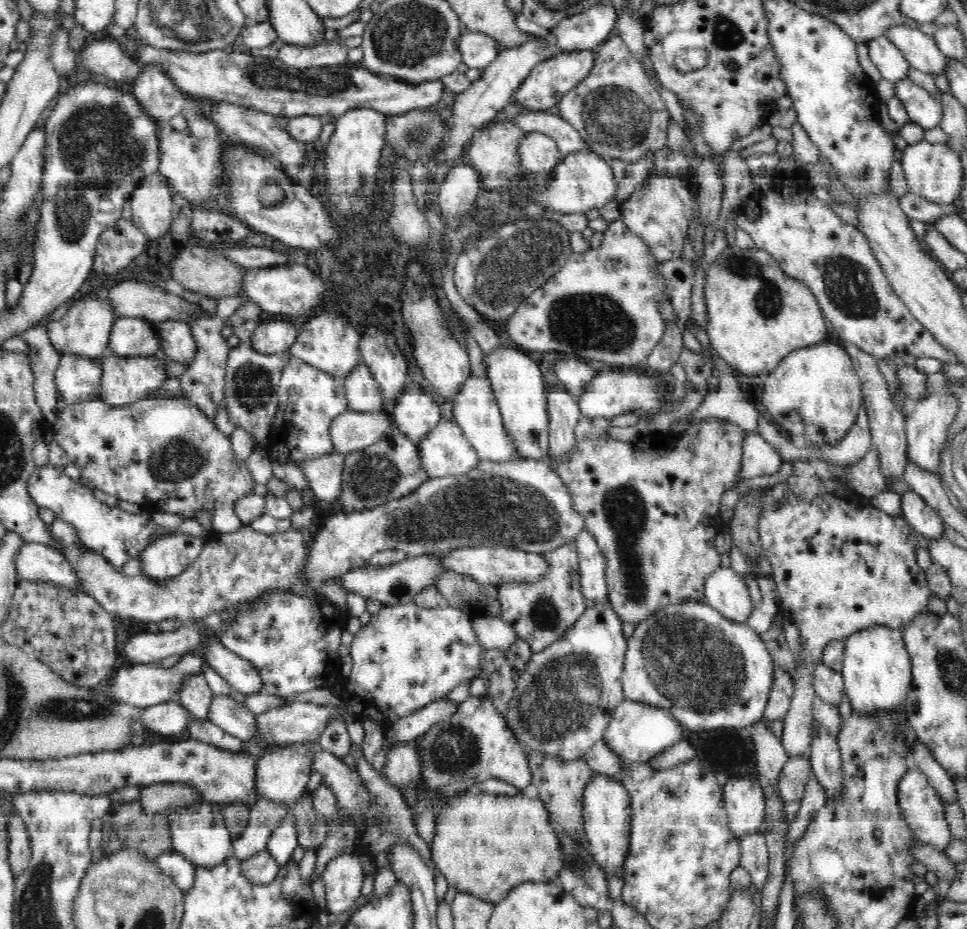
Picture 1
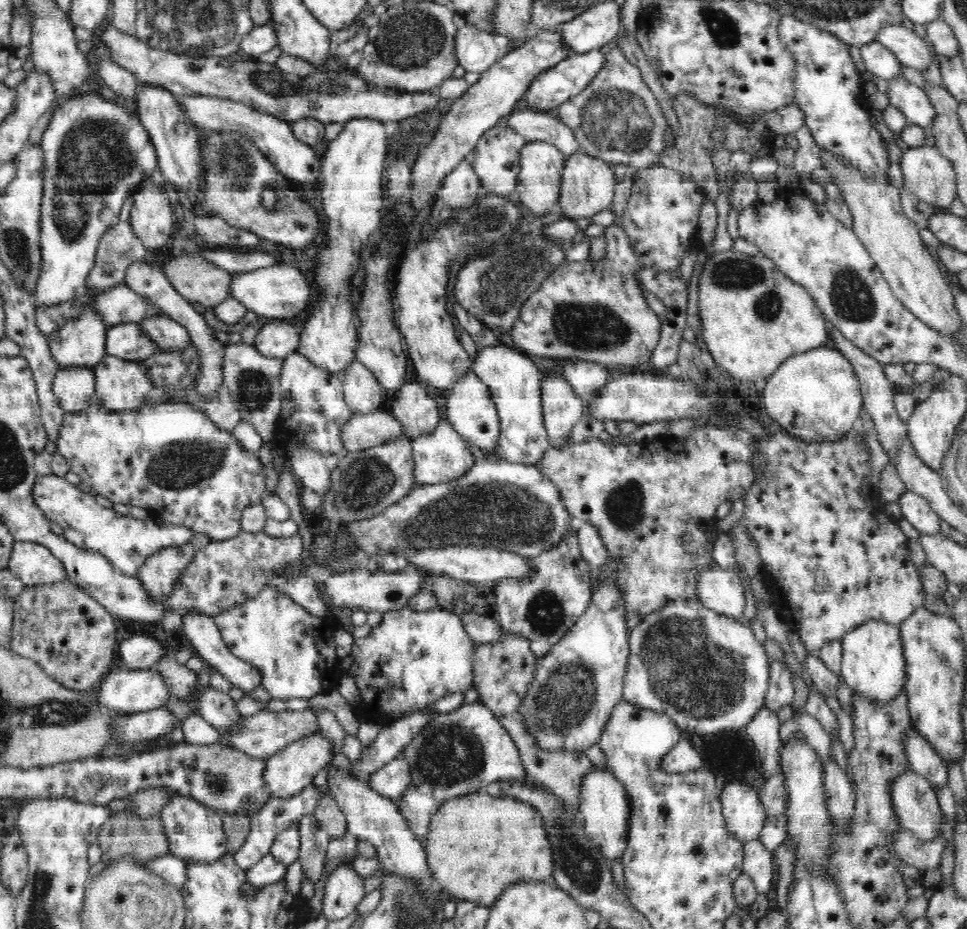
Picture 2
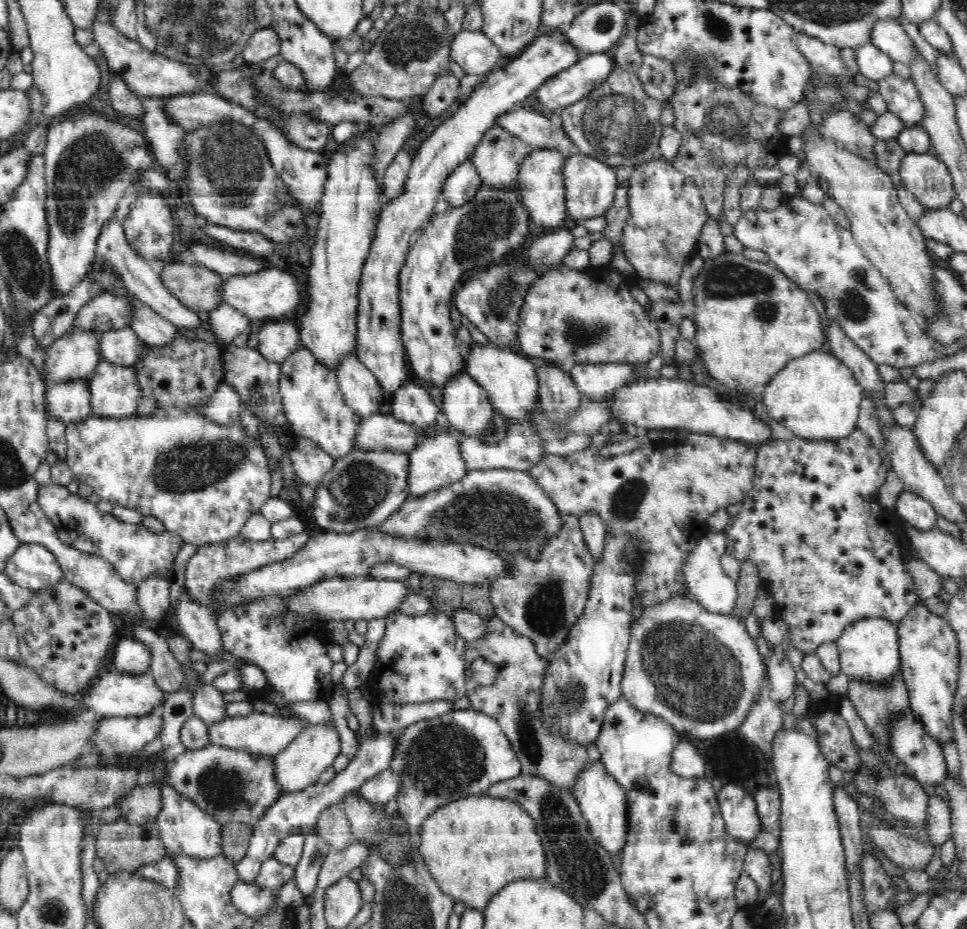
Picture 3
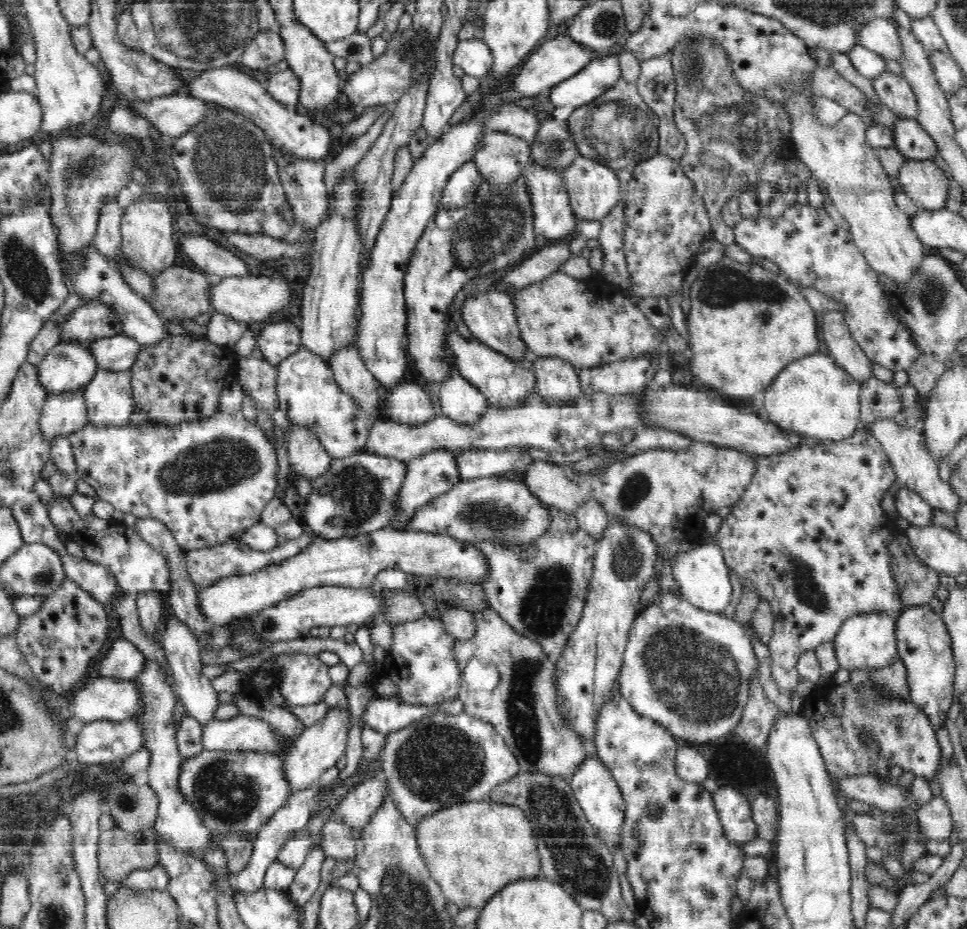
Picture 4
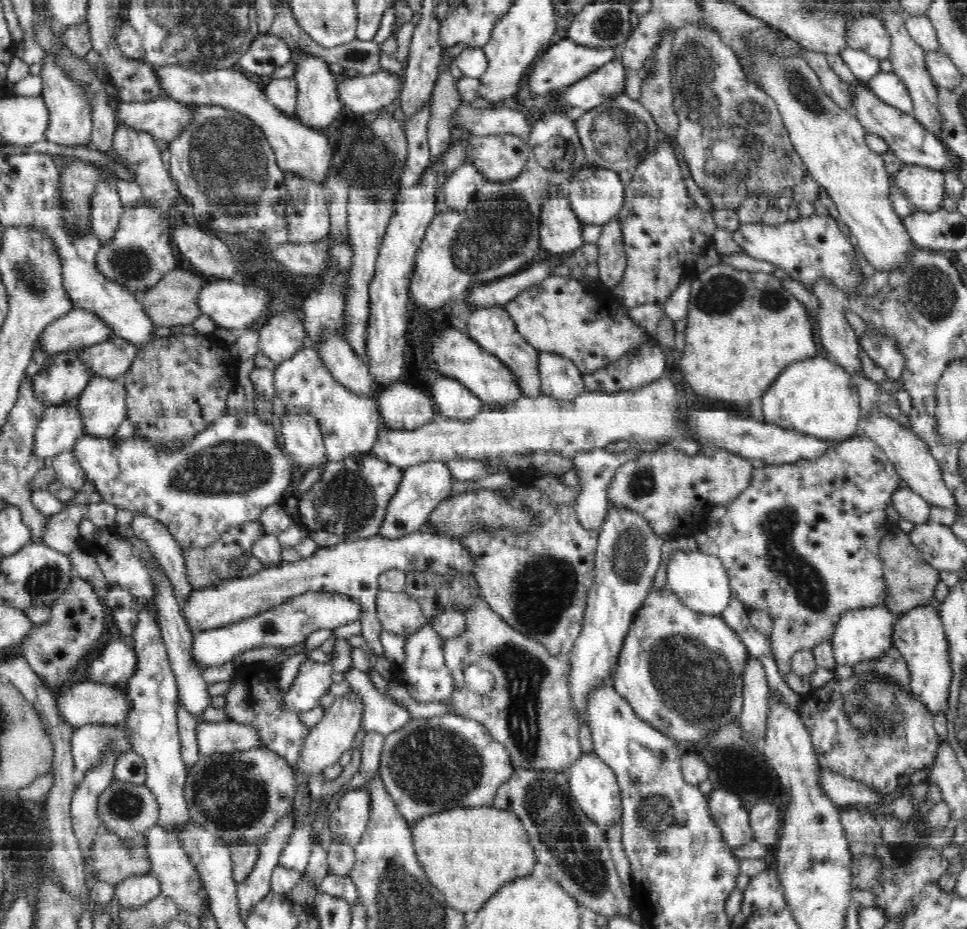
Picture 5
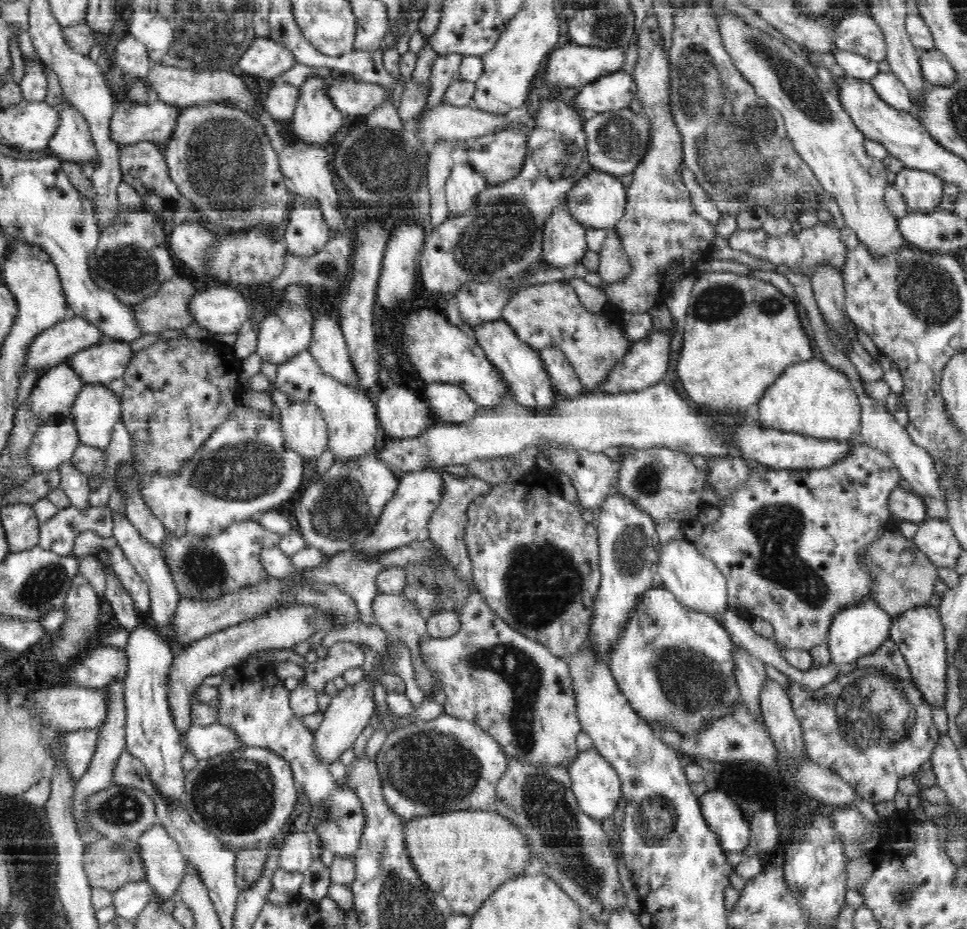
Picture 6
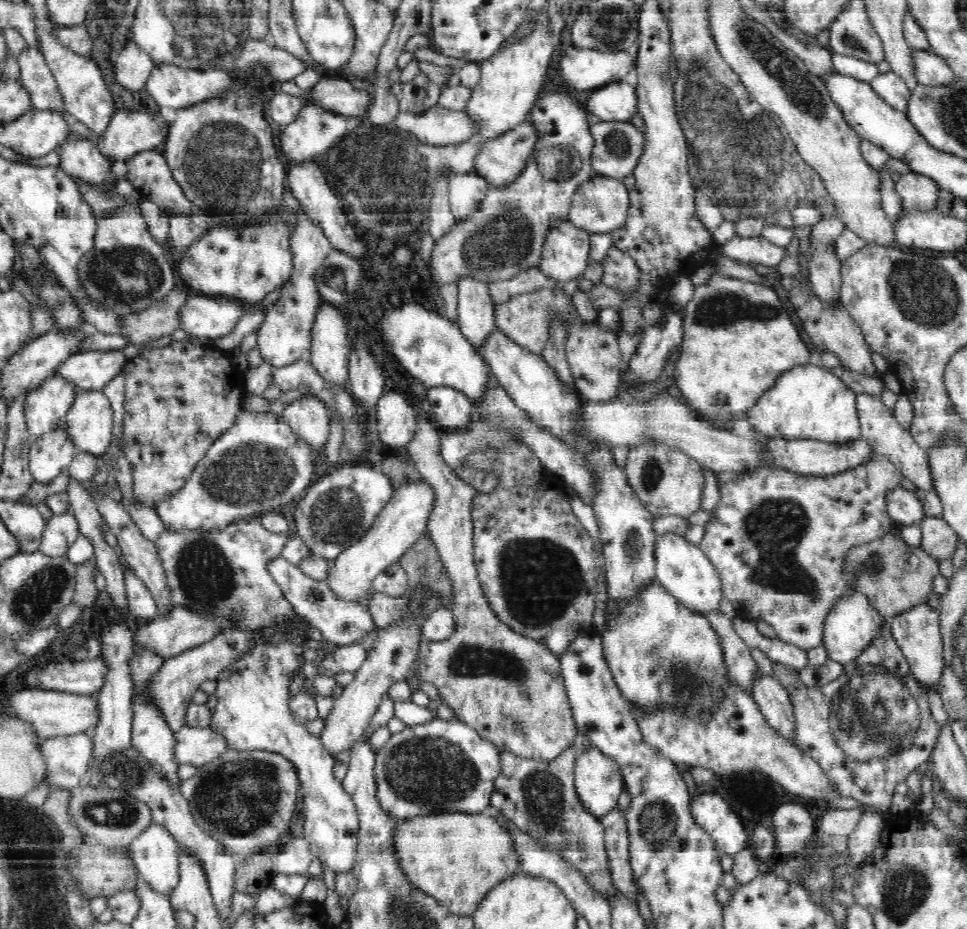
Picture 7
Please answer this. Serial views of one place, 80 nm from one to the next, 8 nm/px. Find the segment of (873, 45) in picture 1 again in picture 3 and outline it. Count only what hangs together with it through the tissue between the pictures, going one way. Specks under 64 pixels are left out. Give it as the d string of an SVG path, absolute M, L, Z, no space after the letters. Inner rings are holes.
M870 42L855 49L860 72L868 79L879 82L894 73L892 58L880 53Z

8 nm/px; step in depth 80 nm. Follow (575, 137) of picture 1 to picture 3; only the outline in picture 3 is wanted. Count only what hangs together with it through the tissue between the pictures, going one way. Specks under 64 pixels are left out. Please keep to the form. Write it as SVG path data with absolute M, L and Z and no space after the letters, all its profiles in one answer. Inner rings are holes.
M527 103L516 104L511 112L501 115L496 126L521 138L532 148L549 147L558 149L562 154L572 154L575 149L558 120L538 114L534 106Z

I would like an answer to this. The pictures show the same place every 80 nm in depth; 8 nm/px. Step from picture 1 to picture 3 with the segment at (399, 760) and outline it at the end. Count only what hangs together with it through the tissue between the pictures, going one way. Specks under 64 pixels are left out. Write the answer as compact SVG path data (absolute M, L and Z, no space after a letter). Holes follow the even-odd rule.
M390 768L369 778L358 788L358 795L364 797L367 802L377 806L393 805L395 796L398 794L399 780L397 774Z

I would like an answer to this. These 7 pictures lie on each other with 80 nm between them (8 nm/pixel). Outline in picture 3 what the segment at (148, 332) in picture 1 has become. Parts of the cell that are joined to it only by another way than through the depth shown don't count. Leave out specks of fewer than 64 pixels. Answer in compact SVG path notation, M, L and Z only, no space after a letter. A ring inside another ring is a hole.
M130 327L110 330L99 337L99 356L107 364L134 367L148 346L138 340Z

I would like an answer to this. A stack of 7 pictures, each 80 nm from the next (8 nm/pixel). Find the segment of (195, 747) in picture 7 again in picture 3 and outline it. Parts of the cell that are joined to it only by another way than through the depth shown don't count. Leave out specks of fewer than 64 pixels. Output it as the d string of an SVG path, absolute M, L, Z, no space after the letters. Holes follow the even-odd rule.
M256 711L240 717L227 717L222 722L210 725L207 728L207 742L226 749L244 749L253 755L273 756L281 753L309 725L308 721L300 715L282 717L282 715L262 714Z

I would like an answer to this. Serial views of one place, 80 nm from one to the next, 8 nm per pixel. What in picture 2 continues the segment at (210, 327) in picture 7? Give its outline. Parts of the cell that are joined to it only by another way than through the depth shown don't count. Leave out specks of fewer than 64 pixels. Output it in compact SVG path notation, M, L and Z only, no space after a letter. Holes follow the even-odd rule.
M278 264L278 266L239 273L230 282L229 296L242 302L244 307L260 316L284 319L286 316L296 316L302 310L306 310L312 298L312 286L310 278L306 278L300 268L290 264Z

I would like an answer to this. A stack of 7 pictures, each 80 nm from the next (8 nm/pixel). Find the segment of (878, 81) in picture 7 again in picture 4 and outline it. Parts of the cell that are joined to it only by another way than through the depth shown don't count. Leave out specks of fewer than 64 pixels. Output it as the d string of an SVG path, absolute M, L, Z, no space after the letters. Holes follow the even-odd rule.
M886 72L874 81L874 89L882 105L902 119L917 120L918 102L910 84L900 75Z

